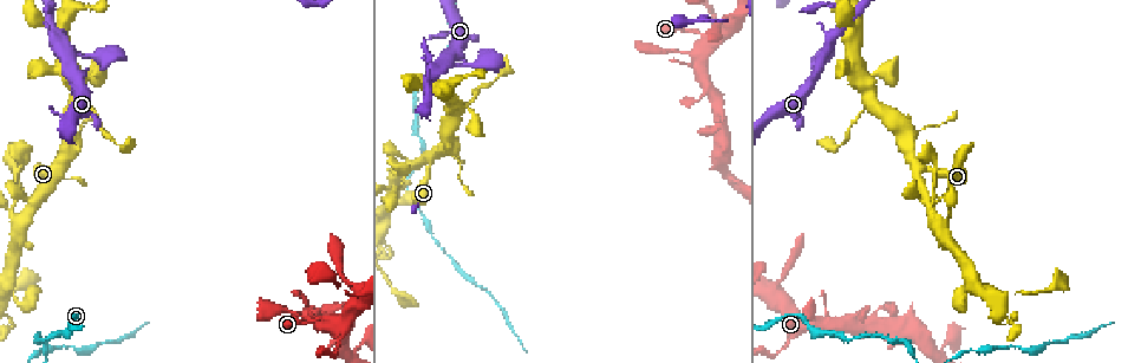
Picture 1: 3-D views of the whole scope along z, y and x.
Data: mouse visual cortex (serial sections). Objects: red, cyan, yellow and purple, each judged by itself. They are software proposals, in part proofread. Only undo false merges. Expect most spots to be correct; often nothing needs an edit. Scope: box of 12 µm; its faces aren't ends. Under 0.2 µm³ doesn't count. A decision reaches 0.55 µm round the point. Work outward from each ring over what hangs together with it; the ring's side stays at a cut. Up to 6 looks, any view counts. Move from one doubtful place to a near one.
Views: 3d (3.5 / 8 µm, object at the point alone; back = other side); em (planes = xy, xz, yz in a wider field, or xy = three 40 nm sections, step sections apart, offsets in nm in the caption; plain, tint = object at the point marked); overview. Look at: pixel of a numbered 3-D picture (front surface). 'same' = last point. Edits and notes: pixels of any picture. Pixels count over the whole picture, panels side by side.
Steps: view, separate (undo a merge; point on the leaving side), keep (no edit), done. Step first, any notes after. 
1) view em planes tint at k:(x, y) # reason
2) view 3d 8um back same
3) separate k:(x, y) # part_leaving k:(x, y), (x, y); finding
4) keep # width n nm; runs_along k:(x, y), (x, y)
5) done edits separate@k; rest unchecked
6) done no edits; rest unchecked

view 3d 3.5um back at 1:(37, 340) # abrupt turn

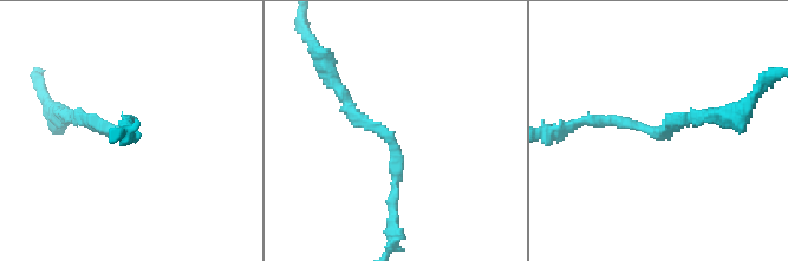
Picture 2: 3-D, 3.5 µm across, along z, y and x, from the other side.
view em xy step 1 plain at 2:(653, 136) # arm_widths 150, 200 nm; now the EM

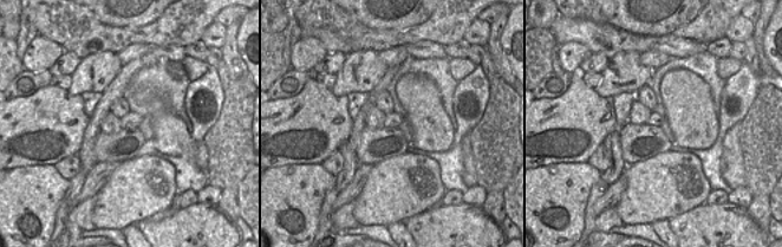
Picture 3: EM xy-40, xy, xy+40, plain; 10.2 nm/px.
view em xy step 1 tint same

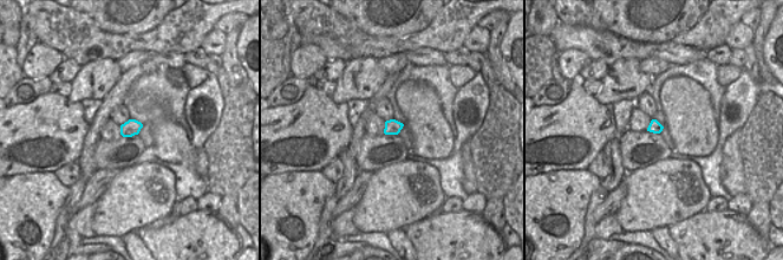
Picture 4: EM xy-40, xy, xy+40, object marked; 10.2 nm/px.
keep # runs_along 2:(339, 90), (390, 138), (394, 210); continuous, no second cell

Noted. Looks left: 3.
view 3d 8um at 1:(431, 156) # sharp bend

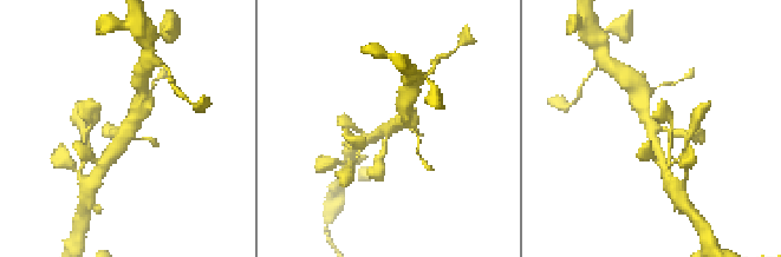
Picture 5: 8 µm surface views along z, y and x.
view em planes tint at 5:(389, 130)

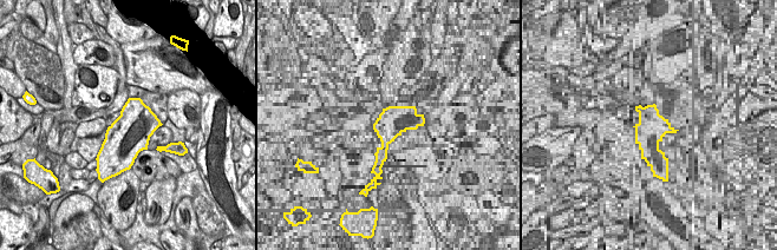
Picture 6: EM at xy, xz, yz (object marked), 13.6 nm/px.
keep # runs_along 5:(685, 134), (652, 130), (642, 104); all the same cell

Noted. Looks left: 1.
done no edits; rest unchecked

